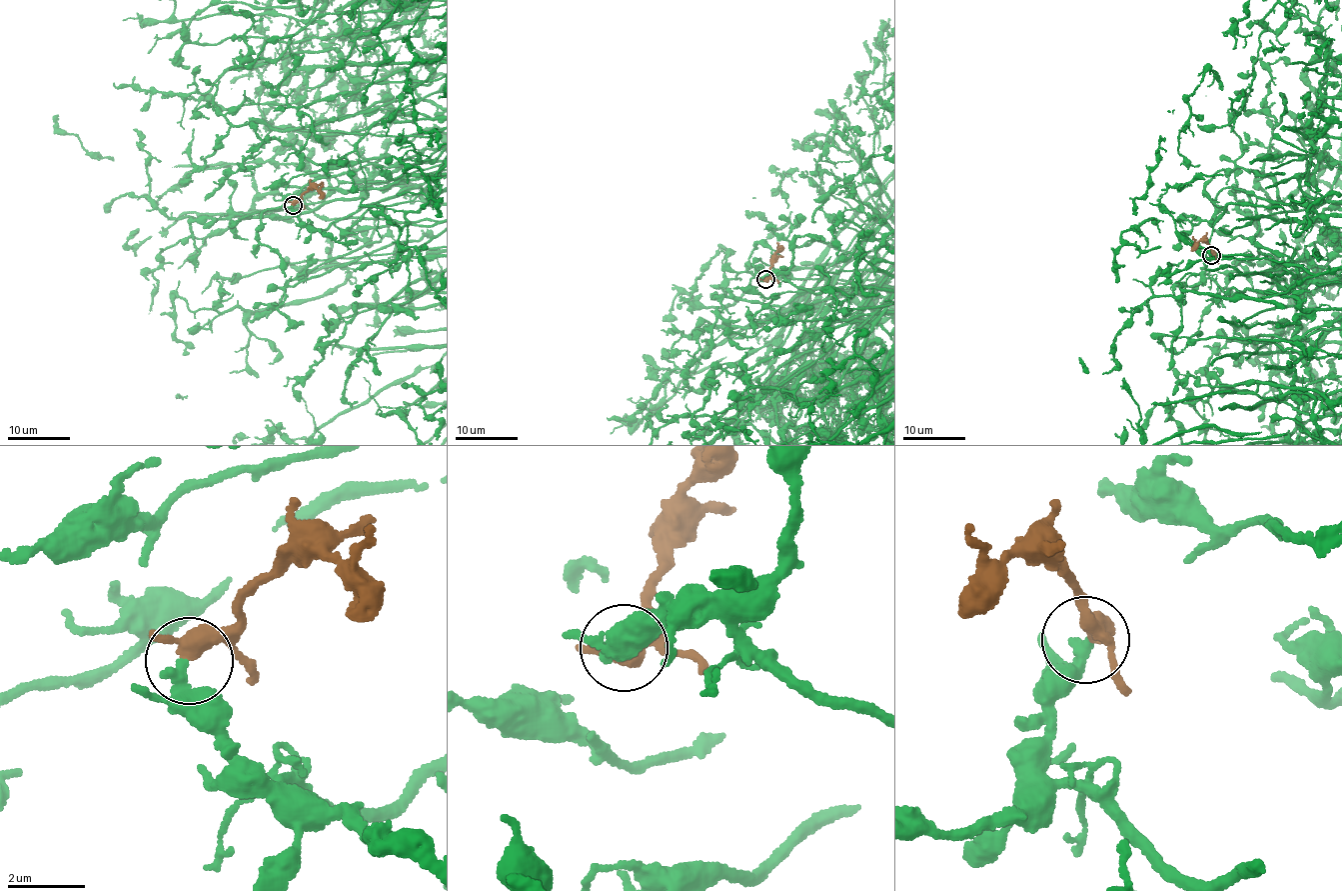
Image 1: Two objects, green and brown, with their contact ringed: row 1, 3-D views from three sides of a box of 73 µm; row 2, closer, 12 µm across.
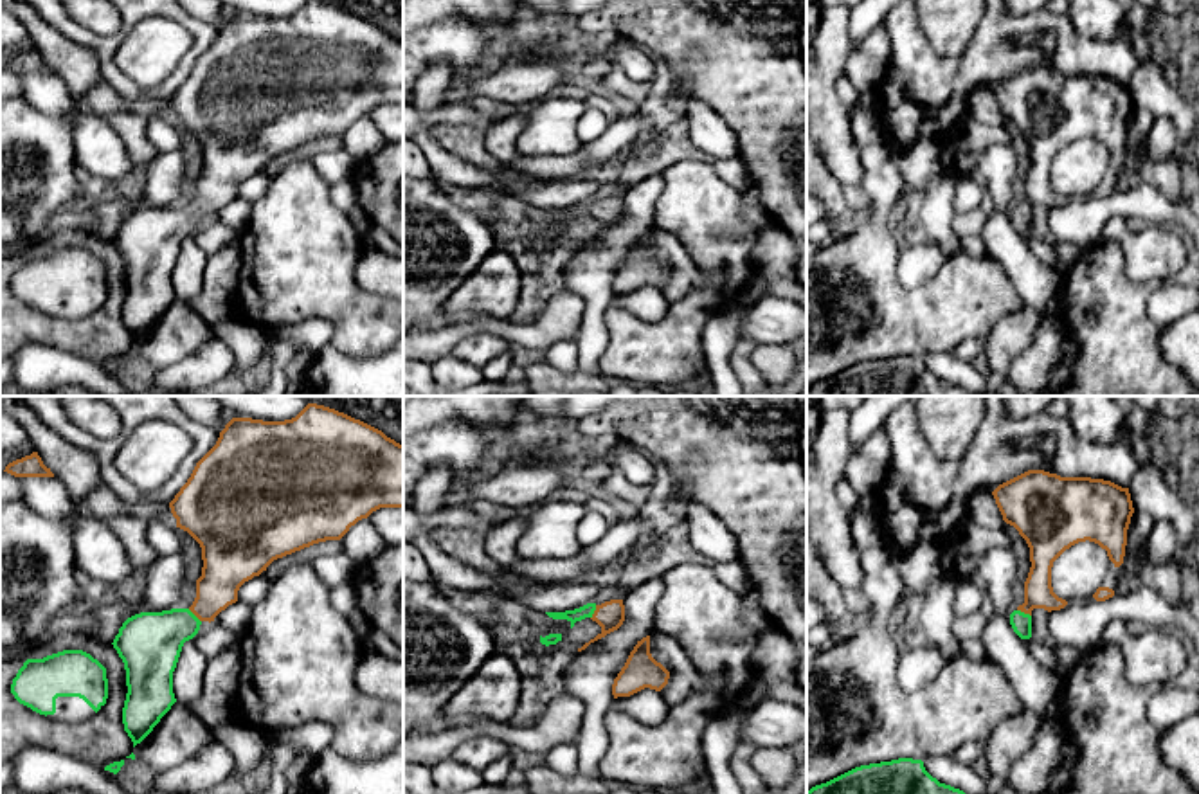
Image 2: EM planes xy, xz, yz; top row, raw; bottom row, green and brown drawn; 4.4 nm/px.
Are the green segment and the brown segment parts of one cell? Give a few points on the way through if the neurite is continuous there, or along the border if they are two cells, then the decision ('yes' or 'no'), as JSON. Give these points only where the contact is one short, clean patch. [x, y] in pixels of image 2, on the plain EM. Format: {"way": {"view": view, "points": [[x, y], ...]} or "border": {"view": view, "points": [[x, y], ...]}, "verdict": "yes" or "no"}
{"way": {"view": "yz", "points": [[1021, 220], [1023, 209], [1039, 189]]}, "verdict": "yes"}

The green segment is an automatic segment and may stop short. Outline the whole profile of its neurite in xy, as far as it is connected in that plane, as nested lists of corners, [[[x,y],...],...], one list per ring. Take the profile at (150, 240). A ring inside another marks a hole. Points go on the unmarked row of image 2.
[[[308,0],[295,14],[263,18],[232,14],[216,41],[196,59],[169,99],[176,124],[202,144],[202,173],[189,205],[140,209],[113,236],[126,266],[124,328],[140,340],[176,299],[173,268],[182,243],[203,218],[238,198],[239,184],[286,151],[340,137],[380,104],[403,104],[403,41],[335,5]]]

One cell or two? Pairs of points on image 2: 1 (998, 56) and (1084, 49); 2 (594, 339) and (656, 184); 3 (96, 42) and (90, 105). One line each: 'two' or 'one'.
1: one
2: one
3: two

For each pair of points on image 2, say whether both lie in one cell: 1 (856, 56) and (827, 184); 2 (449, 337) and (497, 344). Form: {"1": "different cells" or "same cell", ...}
{"1": "different cells", "2": "different cells"}

